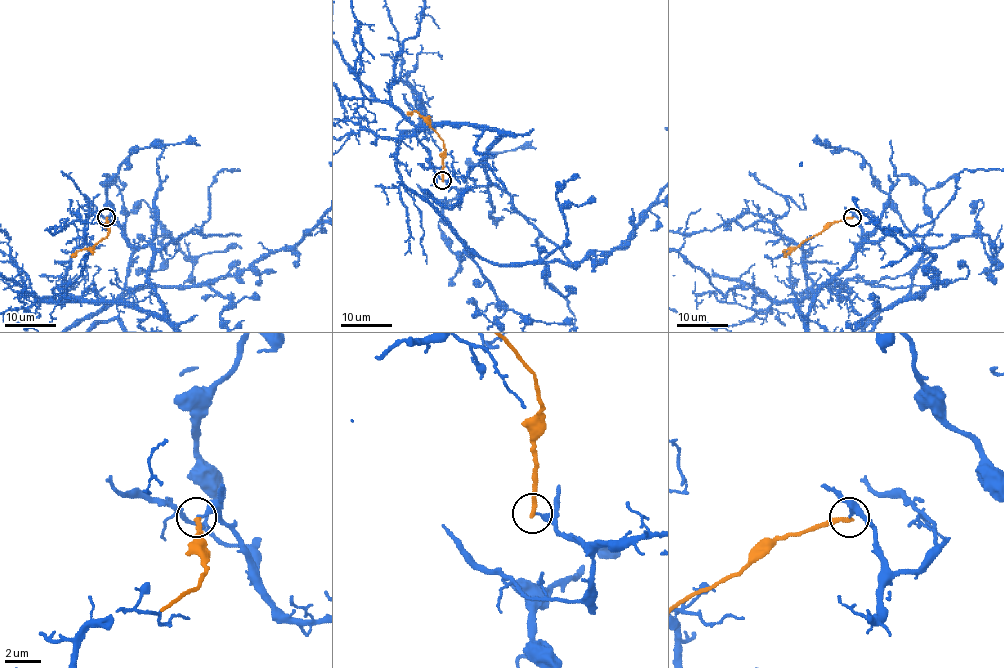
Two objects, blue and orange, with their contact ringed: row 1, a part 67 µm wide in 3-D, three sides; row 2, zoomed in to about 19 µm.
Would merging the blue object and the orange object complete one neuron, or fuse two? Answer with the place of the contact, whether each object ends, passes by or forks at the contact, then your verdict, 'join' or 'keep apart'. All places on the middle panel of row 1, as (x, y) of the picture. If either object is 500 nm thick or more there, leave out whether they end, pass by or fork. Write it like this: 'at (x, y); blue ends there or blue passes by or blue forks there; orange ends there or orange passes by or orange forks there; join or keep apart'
at (442, 180); blue ends there; orange ends there; keep apart

